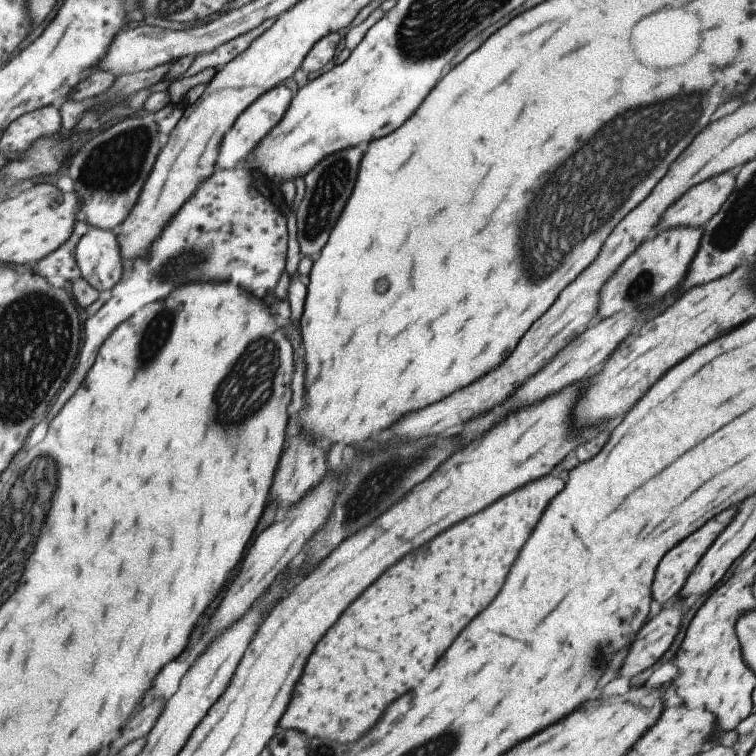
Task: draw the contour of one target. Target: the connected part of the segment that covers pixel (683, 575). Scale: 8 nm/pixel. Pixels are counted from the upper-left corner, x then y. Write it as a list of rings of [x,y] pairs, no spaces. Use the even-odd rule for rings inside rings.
[[[727,508],[725,512],[717,514],[715,518],[711,518],[707,524],[703,524],[699,530],[695,530],[693,534],[689,534],[685,540],[681,540],[673,550],[669,550],[663,560],[659,562],[657,570],[655,570],[655,580],[653,580],[653,598],[657,602],[668,603],[671,598],[677,594],[678,590],[683,586],[688,574],[693,570],[697,561],[705,554],[708,546],[717,538],[717,535],[731,522],[733,518],[733,508]]]

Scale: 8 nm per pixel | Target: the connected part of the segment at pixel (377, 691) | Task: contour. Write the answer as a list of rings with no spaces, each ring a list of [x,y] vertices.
[[[543,476],[529,482],[527,486],[523,485],[502,496],[485,510],[447,528],[419,550],[405,554],[405,558],[395,562],[393,568],[385,570],[385,574],[381,574],[355,598],[355,602],[349,604],[335,626],[329,628],[327,634],[317,642],[277,726],[302,732],[309,740],[329,738],[337,742],[355,742],[361,734],[365,734],[379,720],[385,704],[405,694],[409,688],[415,688],[433,668],[437,658],[447,650],[453,638],[465,628],[465,624],[479,610],[483,610],[489,600],[493,600],[511,562],[515,560],[547,502],[561,490],[563,482],[555,476]]]

